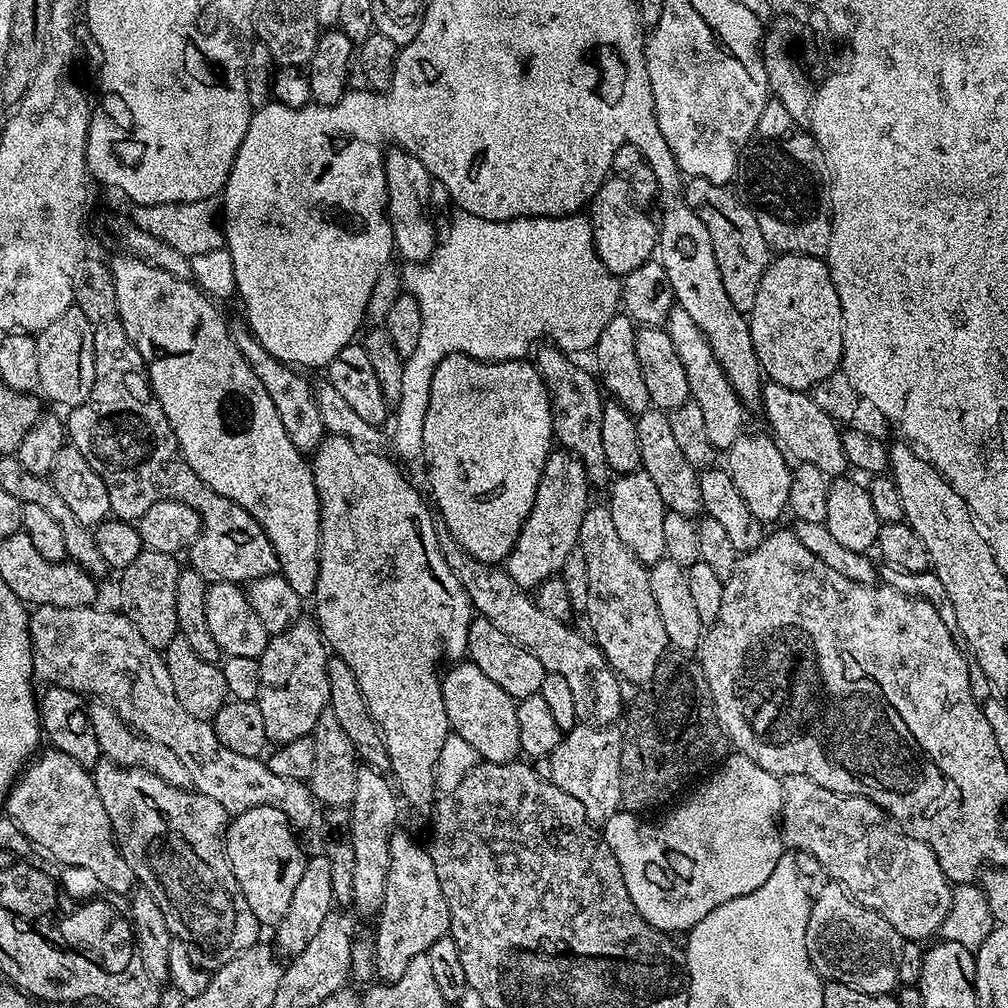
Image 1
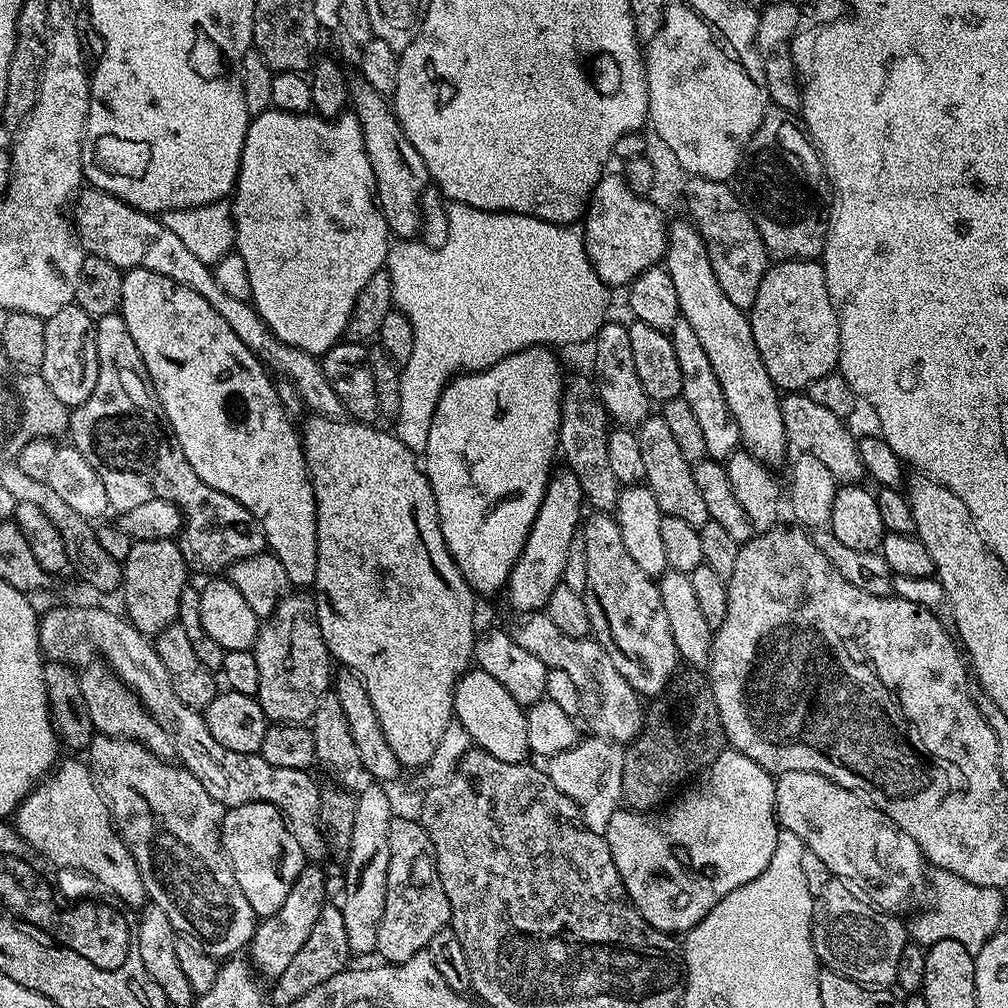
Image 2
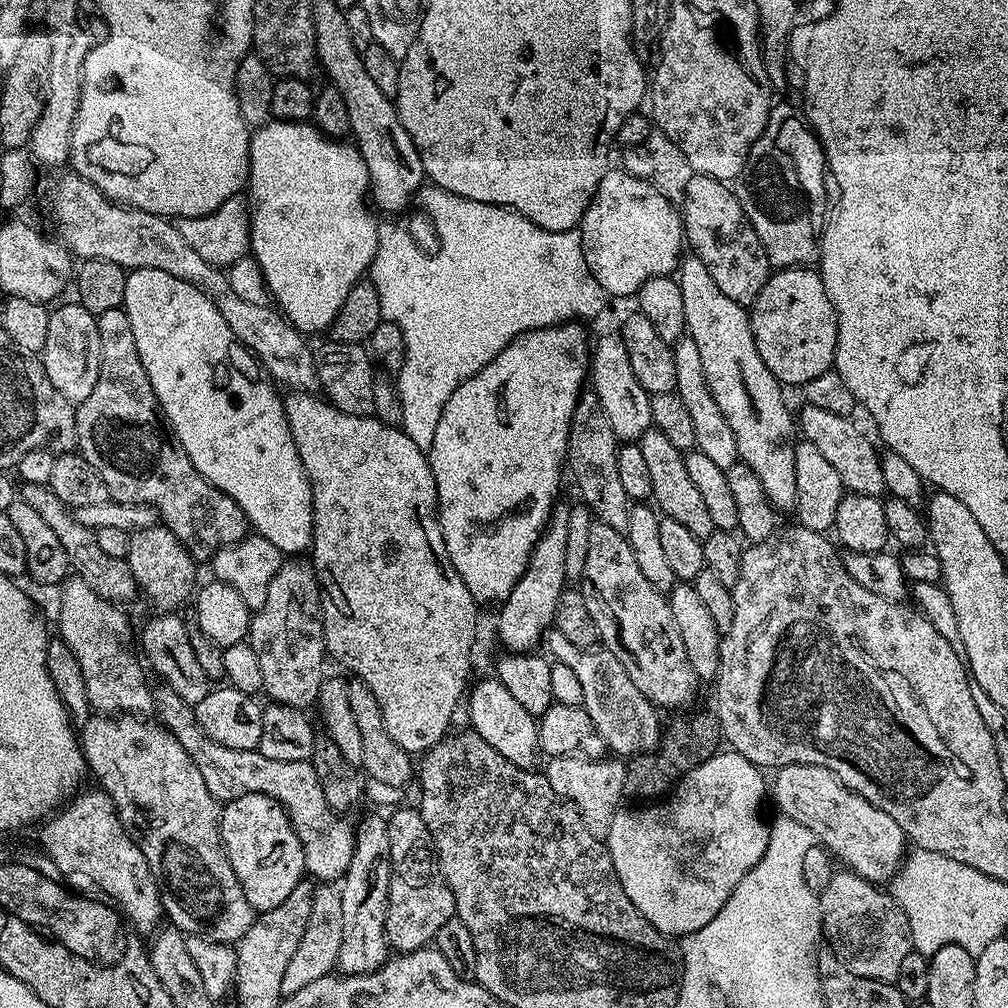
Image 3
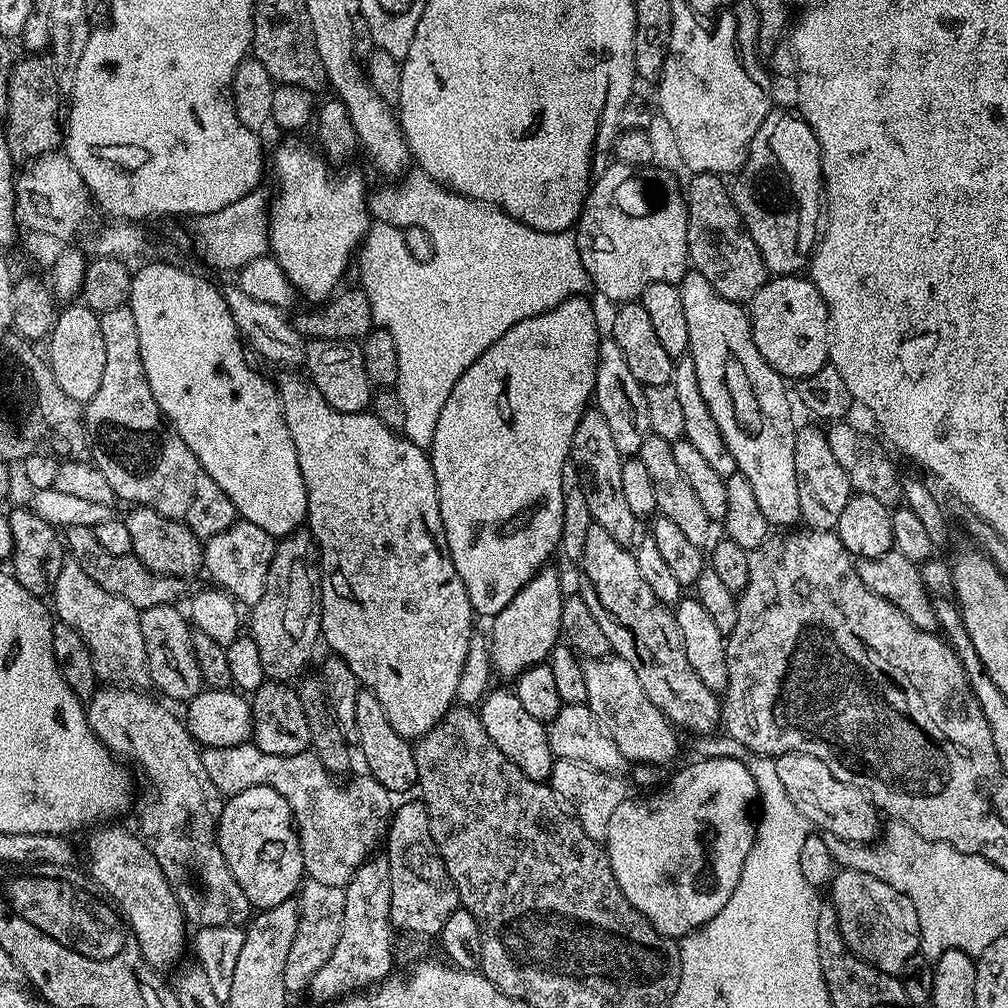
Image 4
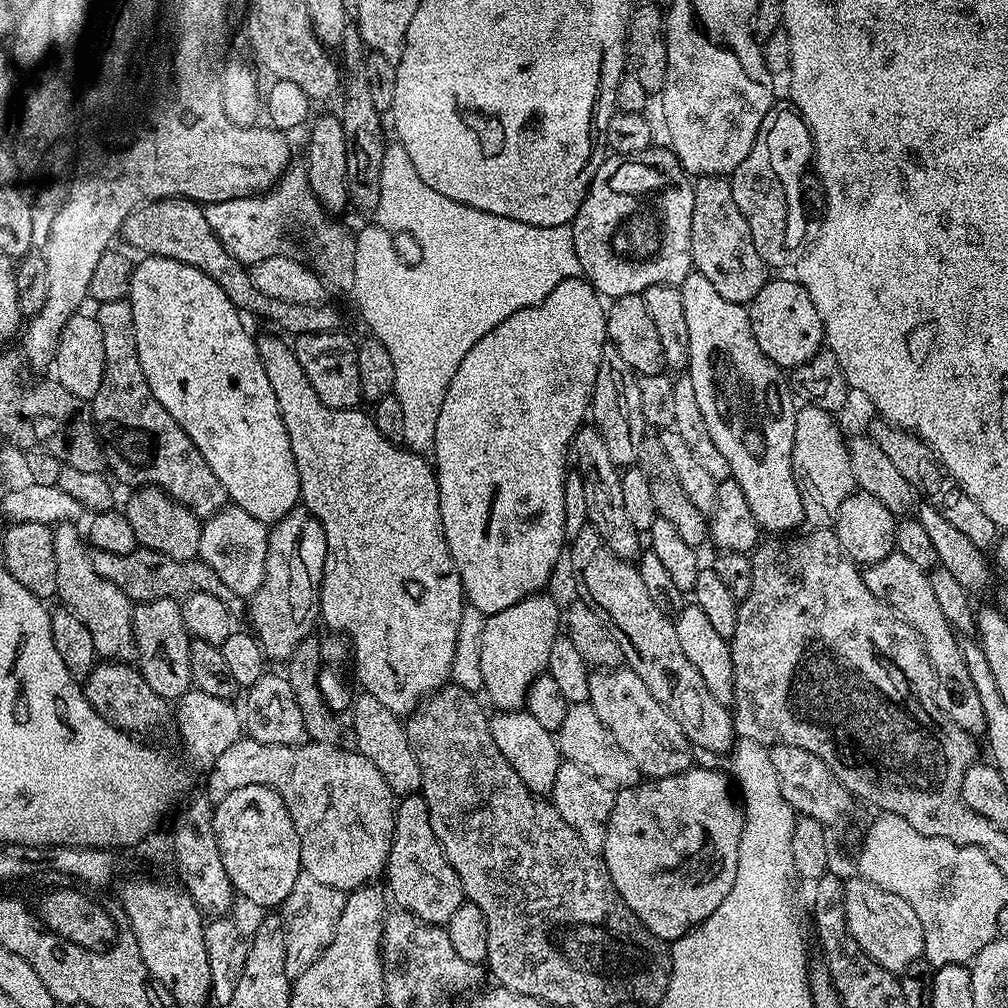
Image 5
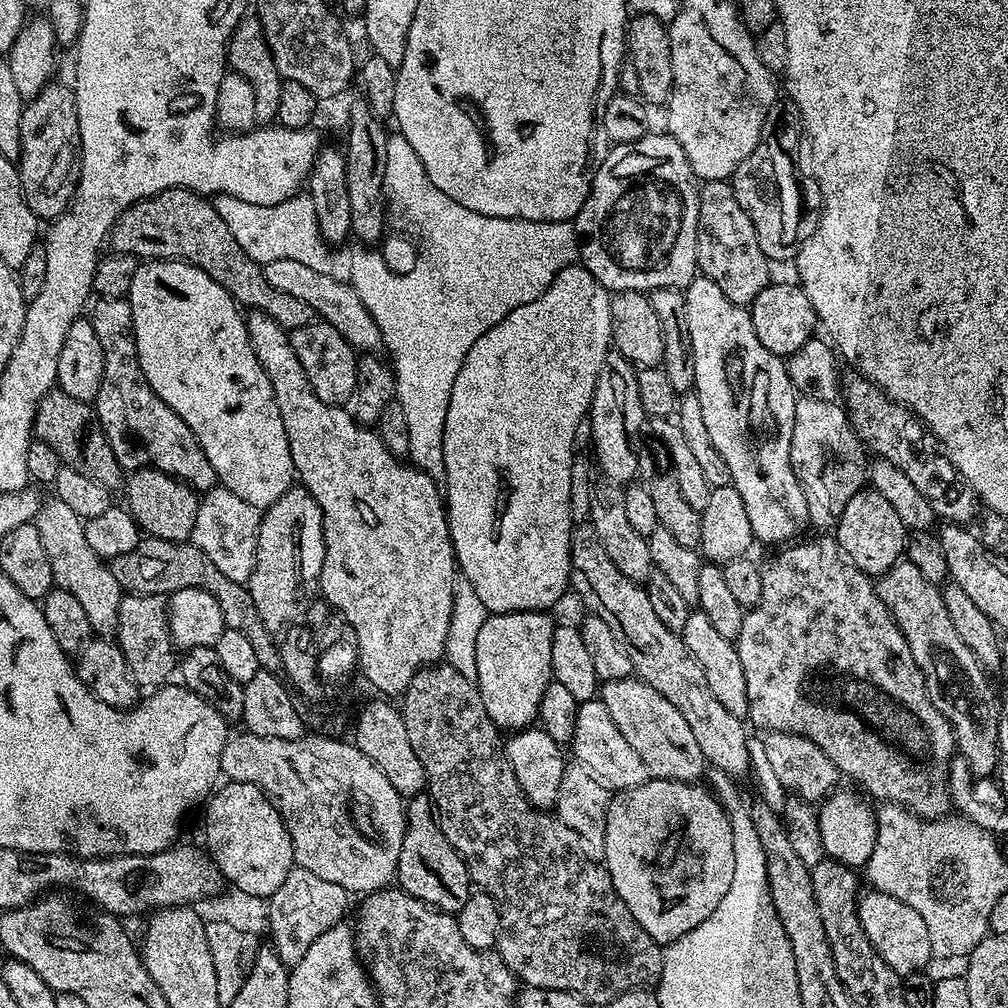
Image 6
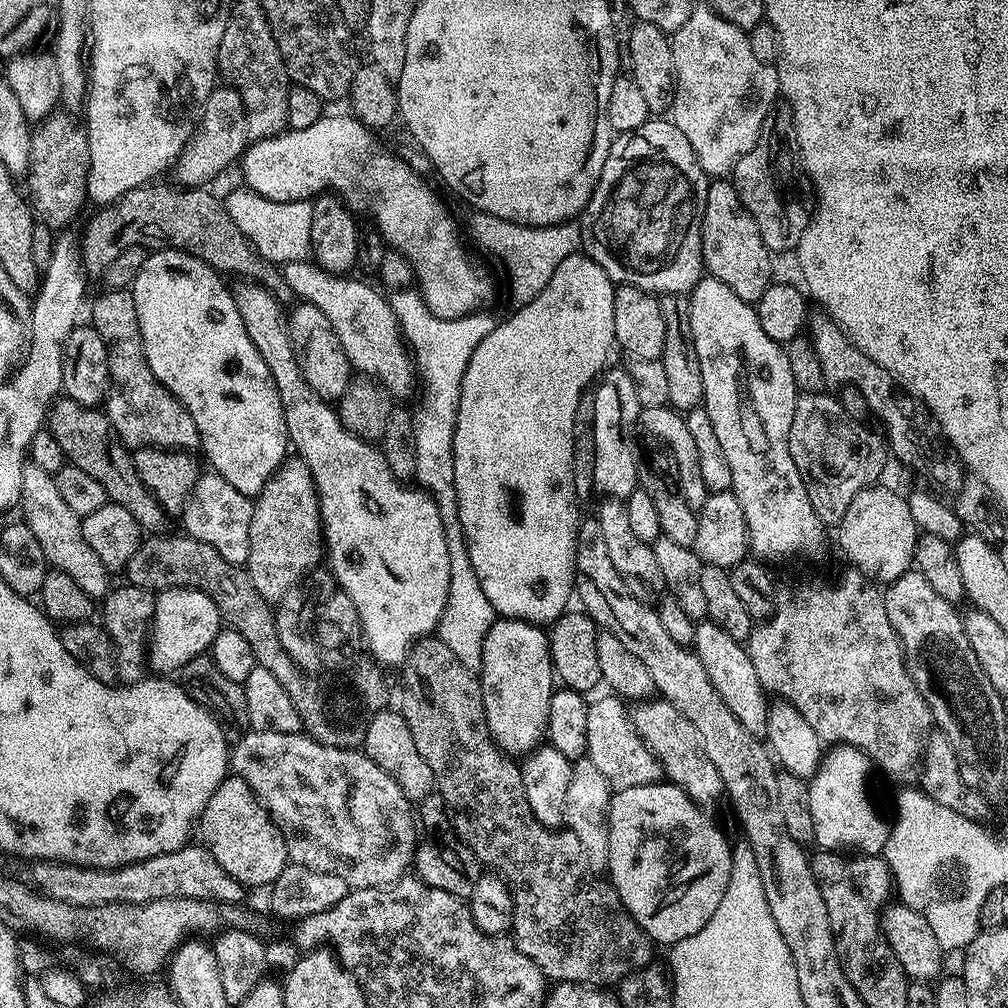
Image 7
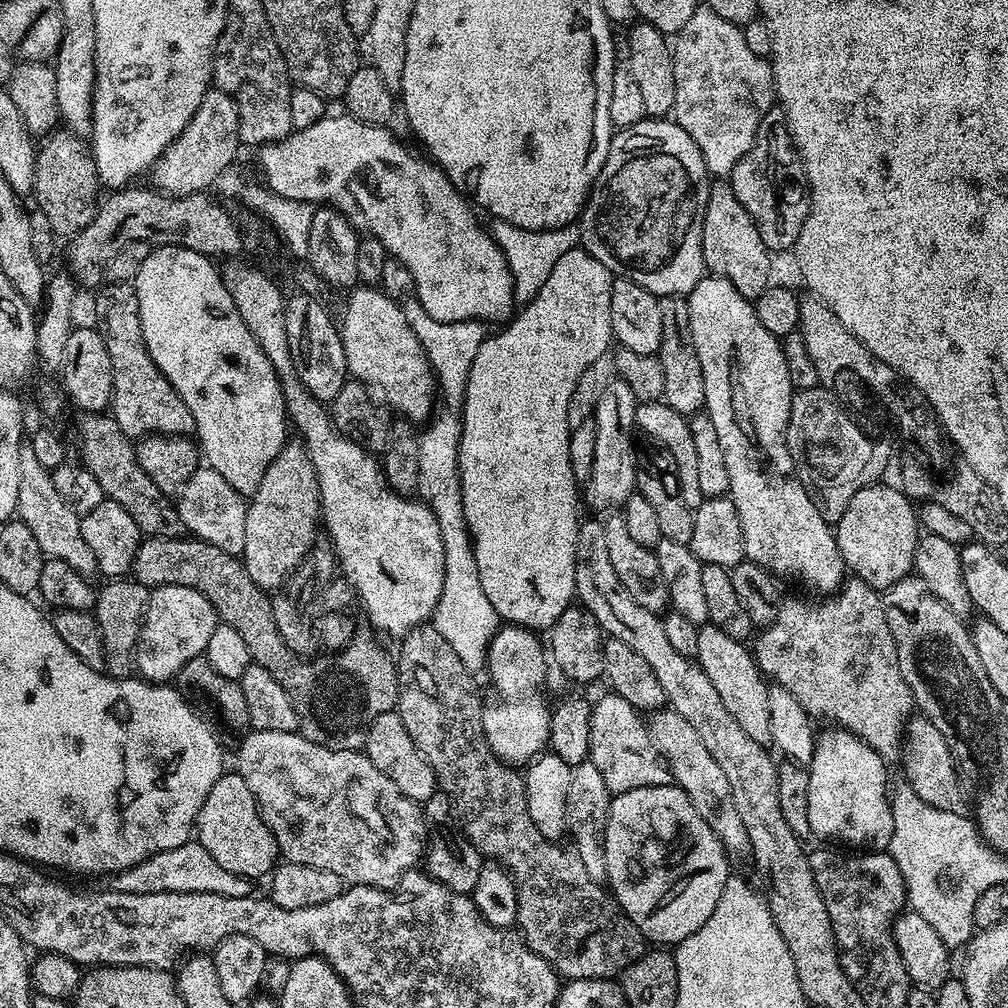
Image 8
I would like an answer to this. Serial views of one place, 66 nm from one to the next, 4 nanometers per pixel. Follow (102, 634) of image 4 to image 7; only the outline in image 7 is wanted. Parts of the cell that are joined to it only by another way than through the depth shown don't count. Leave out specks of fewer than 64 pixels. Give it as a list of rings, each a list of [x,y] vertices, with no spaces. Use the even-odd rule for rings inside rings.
[[[25,463],[22,470],[22,494],[20,496],[19,507],[24,508],[23,523],[34,530],[34,538],[38,538],[38,543],[42,545],[42,550],[46,554],[49,565],[55,571],[68,574],[82,588],[88,596],[93,598],[103,598],[110,591],[108,576],[110,569],[102,566],[102,558],[90,550],[86,538],[82,538],[81,517],[66,506],[66,501],[62,499],[62,494],[58,494],[55,476],[46,474],[32,463]]]

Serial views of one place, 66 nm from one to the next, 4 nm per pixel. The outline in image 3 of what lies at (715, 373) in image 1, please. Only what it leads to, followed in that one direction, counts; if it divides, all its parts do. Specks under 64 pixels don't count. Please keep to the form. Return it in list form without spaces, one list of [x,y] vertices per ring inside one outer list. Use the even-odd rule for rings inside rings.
[[[685,334],[676,341],[672,349],[674,358],[674,374],[676,375],[677,394],[686,405],[686,414],[690,414],[690,426],[694,430],[695,451],[706,454],[722,469],[734,466],[740,458],[738,442],[734,442],[734,432],[730,424],[718,410],[718,402],[714,402],[714,394],[710,394],[710,386],[706,382],[706,374],[702,370],[702,358],[698,355],[698,346],[694,346],[692,337]]]

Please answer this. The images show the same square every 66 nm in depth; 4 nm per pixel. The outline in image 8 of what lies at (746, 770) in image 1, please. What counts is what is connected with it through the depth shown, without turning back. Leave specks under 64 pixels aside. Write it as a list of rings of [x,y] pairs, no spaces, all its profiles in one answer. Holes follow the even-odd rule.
[[[672,782],[615,793],[608,801],[604,849],[607,887],[630,922],[638,926],[645,941],[652,943],[653,940],[656,946],[678,945],[701,928],[706,918],[714,914],[714,906],[718,906],[718,898],[722,898],[722,890],[730,875],[730,857],[722,842],[714,830],[710,830],[706,818],[694,810],[694,802],[690,802],[687,794]]]

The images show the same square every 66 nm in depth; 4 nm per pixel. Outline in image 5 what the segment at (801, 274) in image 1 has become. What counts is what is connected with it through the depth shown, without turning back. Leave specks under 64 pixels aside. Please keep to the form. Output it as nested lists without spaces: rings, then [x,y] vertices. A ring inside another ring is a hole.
[[[769,279],[747,309],[752,333],[762,354],[766,354],[766,358],[770,358],[770,362],[777,364],[780,369],[791,370],[802,366],[802,362],[810,362],[810,358],[821,351],[825,343],[824,323],[818,310],[814,310],[814,302],[810,302],[810,294],[806,294],[799,280]]]

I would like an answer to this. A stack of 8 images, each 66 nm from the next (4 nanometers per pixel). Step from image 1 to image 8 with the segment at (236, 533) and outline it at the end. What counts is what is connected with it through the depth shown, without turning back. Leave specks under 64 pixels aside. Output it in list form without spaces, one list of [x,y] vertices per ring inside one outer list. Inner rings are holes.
[[[105,283],[95,293],[96,296],[96,321],[95,327],[102,334],[106,342],[106,350],[110,353],[110,370],[114,374],[112,383],[112,402],[110,415],[122,426],[122,434],[133,438],[146,436],[182,436],[191,437],[196,431],[194,414],[190,414],[190,406],[182,402],[182,398],[170,386],[170,382],[158,370],[154,358],[150,358],[150,350],[146,350],[146,338],[142,338],[142,318],[138,314],[138,294],[135,283],[113,284]]]

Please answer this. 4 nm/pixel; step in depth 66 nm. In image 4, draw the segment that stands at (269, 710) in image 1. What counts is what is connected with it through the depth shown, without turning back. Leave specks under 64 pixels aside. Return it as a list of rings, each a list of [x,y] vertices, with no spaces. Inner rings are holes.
[[[297,530],[277,543],[266,574],[266,590],[262,590],[262,598],[251,605],[250,612],[250,635],[258,646],[265,677],[272,682],[295,681],[305,671],[303,668],[316,648],[315,640],[321,639],[320,566],[316,541],[312,539],[311,532]]]

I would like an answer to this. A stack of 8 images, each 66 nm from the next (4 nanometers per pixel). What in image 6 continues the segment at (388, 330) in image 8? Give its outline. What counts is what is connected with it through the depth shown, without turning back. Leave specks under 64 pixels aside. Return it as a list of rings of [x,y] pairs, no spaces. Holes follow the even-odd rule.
[[[278,258],[278,262],[263,265],[263,269],[266,282],[270,286],[282,294],[292,294],[302,302],[308,303],[315,315],[334,326],[334,330],[338,330],[338,334],[342,334],[342,338],[346,338],[346,342],[350,342],[353,348],[376,350],[376,347],[381,347],[380,330],[370,310],[366,310],[362,298],[358,298],[349,281],[335,280],[326,274],[318,274],[318,270],[310,270],[310,266],[302,266],[302,262],[294,262],[290,258]]]

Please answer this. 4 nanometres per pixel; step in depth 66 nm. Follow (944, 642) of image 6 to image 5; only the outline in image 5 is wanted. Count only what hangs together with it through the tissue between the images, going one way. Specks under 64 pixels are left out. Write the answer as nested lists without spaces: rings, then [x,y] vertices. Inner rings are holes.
[[[894,550],[886,558],[867,565],[862,575],[866,590],[879,594],[920,635],[920,641],[924,644],[928,661],[932,663],[936,675],[934,699],[938,707],[972,737],[983,737],[987,733],[988,723],[982,710],[982,698],[978,698],[978,690],[974,690],[966,658],[962,658],[957,633],[948,624],[946,614],[942,614],[938,607],[938,598],[930,587],[928,572],[918,562],[906,558],[906,554]]]

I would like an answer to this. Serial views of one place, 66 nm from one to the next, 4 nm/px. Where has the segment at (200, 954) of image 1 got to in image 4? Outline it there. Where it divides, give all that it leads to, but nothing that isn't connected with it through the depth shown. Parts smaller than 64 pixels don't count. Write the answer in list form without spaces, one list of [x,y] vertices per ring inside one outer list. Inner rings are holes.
[[[97,687],[86,704],[88,725],[113,756],[129,765],[137,764],[148,779],[148,801],[135,805],[135,827],[162,868],[166,882],[170,882],[180,909],[184,911],[185,921],[196,928],[236,924],[249,915],[250,905],[246,894],[242,894],[242,886],[238,886],[234,874],[230,874],[230,866],[226,866],[226,858],[216,840],[216,826],[220,822],[225,797],[221,796],[214,782],[210,782],[210,774],[206,774],[206,766],[202,766],[201,749],[192,739],[185,721],[181,717],[179,720],[170,709],[163,708],[159,699],[151,700],[148,694],[135,688]]]

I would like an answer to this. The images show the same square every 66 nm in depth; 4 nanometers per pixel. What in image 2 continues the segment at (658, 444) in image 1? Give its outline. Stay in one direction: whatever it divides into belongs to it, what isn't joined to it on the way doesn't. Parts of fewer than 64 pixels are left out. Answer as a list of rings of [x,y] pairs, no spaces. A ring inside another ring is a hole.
[[[663,414],[648,415],[638,426],[636,437],[638,447],[642,449],[642,462],[646,466],[646,486],[654,494],[654,498],[658,498],[658,506],[664,511],[664,515],[683,518],[695,528],[706,526],[708,511],[706,501],[698,491],[698,482],[694,482],[693,461],[682,454],[670,426],[666,426]]]

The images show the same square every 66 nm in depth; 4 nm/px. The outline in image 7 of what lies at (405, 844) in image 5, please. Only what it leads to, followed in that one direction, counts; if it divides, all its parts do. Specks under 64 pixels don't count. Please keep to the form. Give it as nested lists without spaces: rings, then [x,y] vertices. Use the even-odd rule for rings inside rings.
[[[433,794],[419,801],[418,828],[422,835],[416,845],[414,872],[421,882],[431,888],[446,890],[446,894],[454,894],[461,898],[471,896],[478,878],[482,875],[482,865],[466,845],[452,831],[452,822],[444,799]]]

